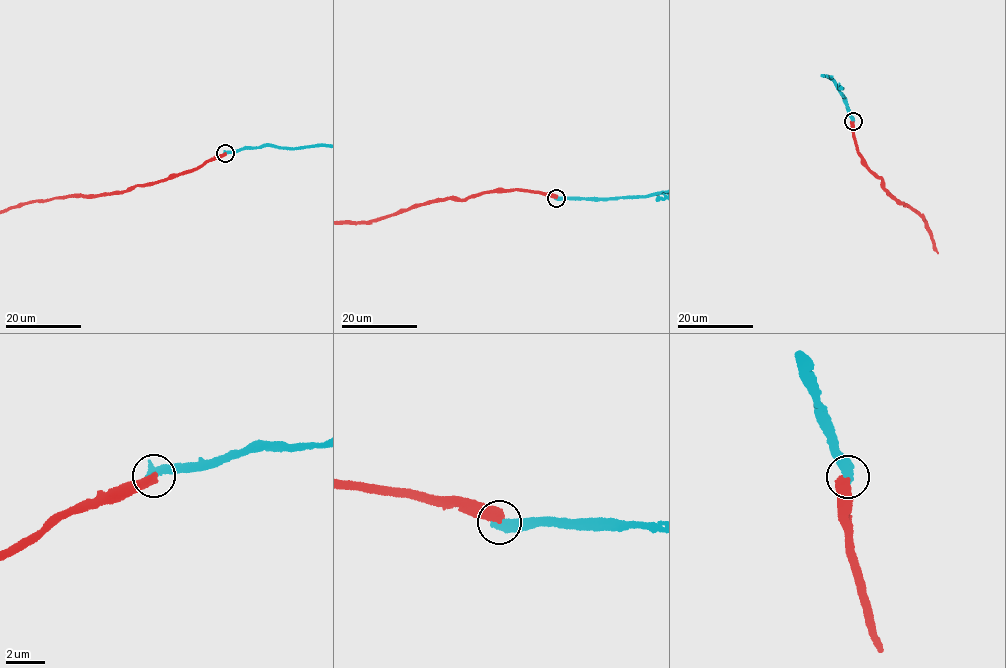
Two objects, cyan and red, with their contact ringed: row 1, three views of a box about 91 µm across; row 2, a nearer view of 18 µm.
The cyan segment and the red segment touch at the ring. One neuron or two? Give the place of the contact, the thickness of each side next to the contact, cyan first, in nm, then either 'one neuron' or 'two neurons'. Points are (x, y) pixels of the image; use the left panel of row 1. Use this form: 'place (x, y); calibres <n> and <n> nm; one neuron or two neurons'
place (225, 153); calibres 500 and 550 nm; two neurons

